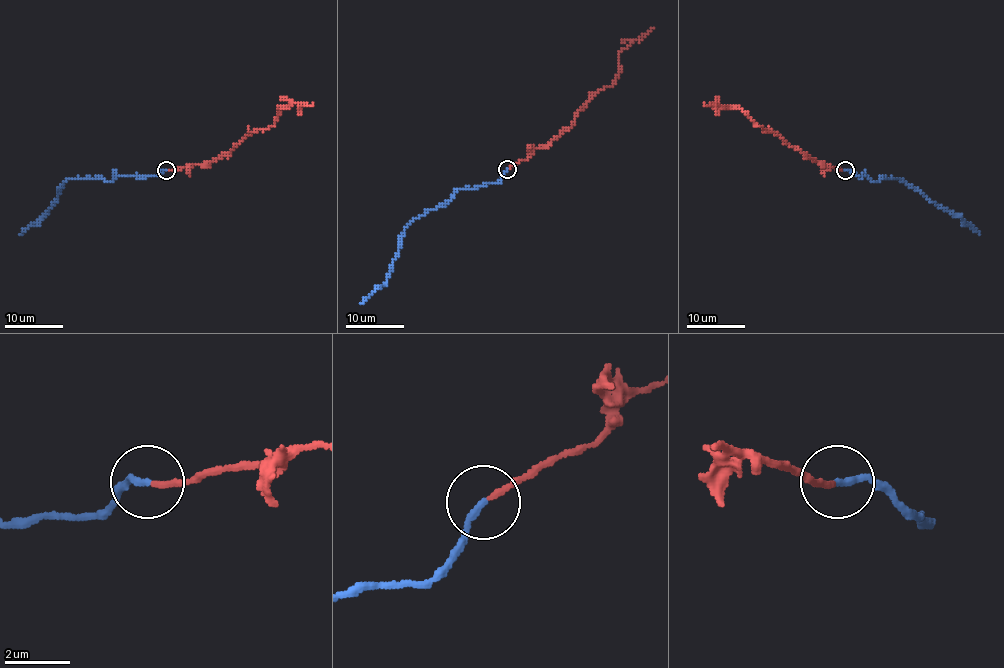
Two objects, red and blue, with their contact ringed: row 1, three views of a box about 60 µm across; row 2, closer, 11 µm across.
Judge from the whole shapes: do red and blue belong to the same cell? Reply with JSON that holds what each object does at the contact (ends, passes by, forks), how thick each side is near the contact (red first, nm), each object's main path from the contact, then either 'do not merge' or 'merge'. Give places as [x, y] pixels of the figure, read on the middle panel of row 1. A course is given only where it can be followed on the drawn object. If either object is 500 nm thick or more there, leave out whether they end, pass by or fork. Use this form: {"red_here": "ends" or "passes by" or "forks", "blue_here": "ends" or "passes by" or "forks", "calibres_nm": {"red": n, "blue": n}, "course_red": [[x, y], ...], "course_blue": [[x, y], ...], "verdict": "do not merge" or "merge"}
{"red_here": "ends", "blue_here": "ends", "calibres_nm": {"red": 180, "blue": 200}, "course_red": [[508, 168], [525, 160], [535, 149], [546, 146], [566, 130], [593, 96], [613, 83], [620, 50], [654, 27]], "course_blue": [[508, 169], [496, 184], [459, 188], [445, 204], [427, 210], [411, 222], [401, 238], [387, 279], [361, 304]], "verdict": "do not merge"}

